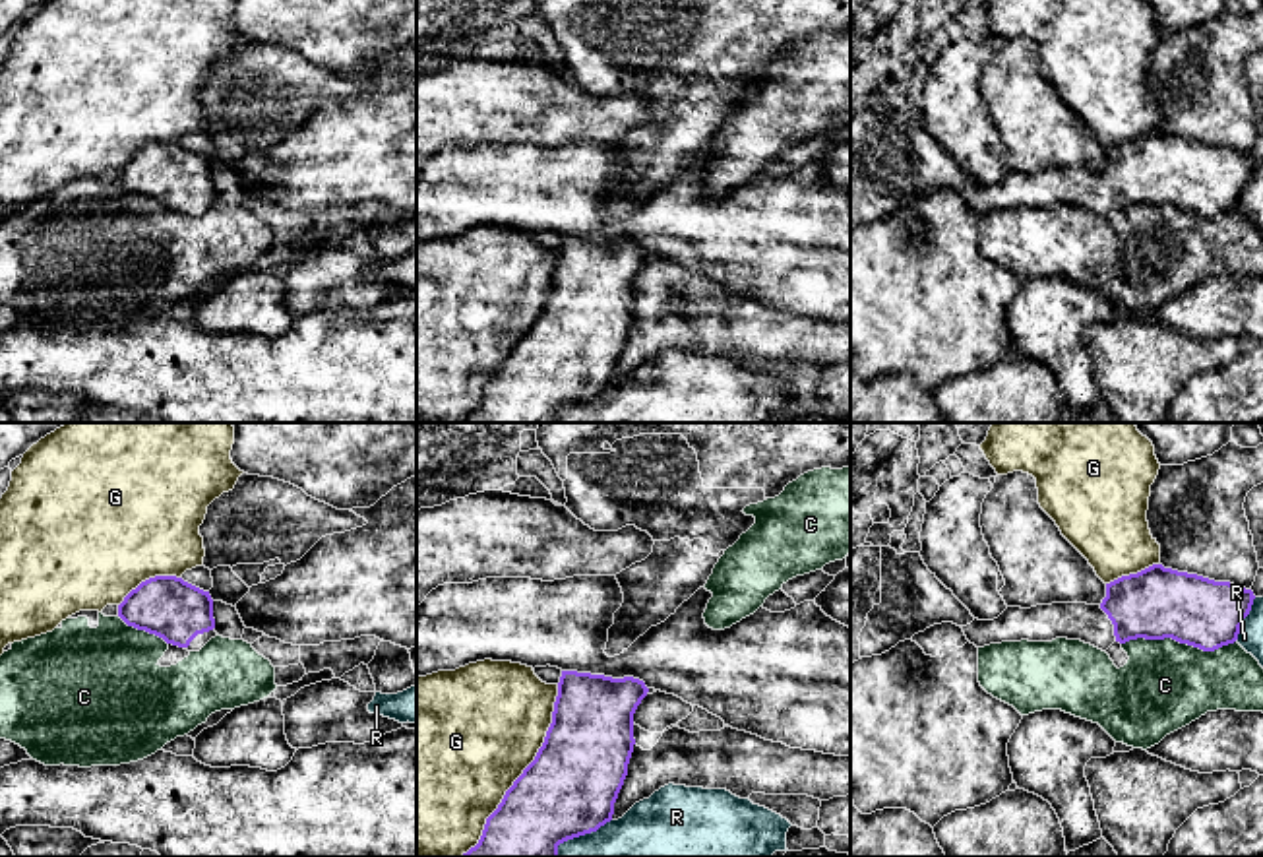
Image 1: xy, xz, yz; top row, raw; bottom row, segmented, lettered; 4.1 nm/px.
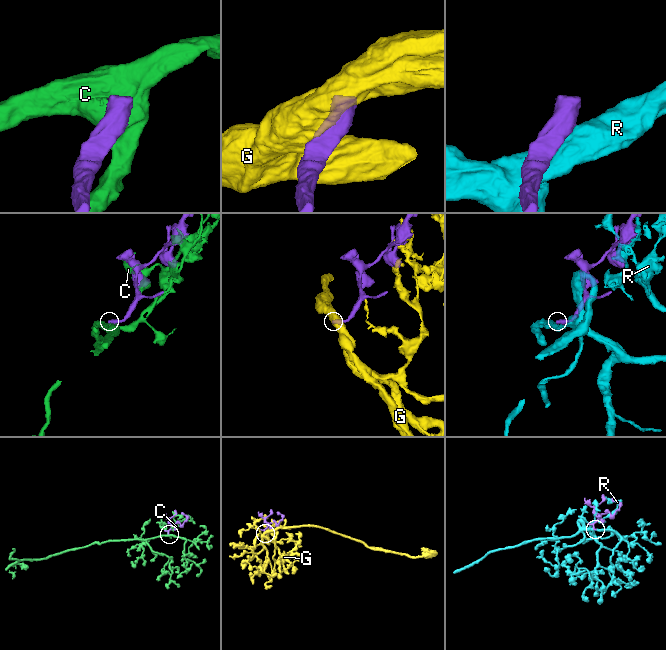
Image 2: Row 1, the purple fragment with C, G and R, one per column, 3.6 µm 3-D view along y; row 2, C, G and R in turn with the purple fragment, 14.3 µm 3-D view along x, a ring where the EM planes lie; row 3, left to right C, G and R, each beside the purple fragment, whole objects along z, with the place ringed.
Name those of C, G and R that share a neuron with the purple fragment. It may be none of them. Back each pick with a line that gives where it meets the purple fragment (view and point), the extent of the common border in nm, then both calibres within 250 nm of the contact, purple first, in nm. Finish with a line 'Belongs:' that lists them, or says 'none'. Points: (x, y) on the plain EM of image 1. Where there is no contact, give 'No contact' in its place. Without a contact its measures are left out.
Belongs: none

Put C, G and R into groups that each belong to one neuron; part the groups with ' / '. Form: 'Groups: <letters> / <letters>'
Groups: C / G / R

